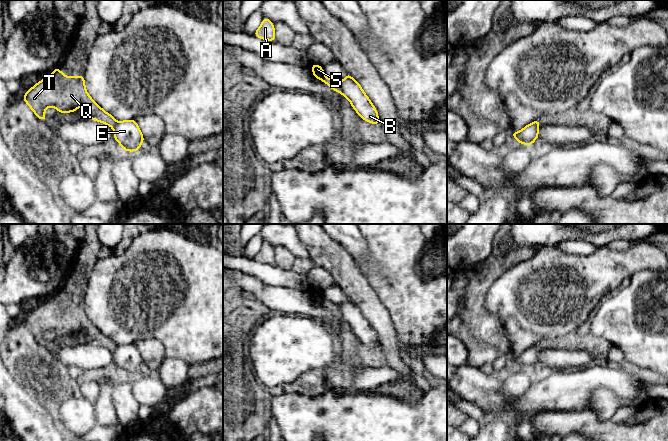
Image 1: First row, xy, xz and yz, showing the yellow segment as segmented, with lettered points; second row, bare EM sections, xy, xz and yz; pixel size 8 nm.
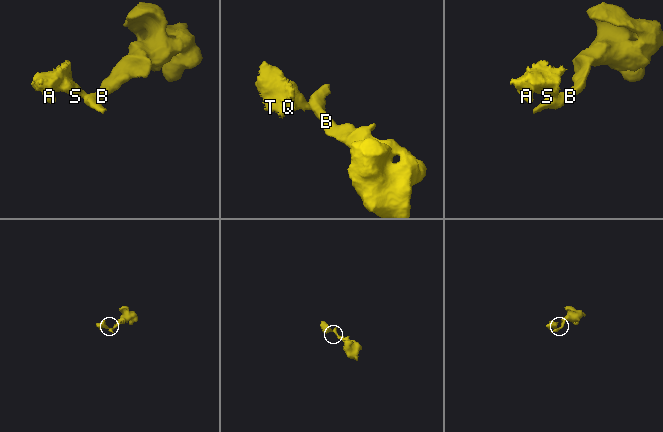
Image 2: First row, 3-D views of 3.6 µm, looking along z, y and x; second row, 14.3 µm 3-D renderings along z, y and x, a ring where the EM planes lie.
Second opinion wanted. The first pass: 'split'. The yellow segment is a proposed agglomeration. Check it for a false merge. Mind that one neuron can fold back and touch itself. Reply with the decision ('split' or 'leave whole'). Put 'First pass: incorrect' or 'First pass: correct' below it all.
split
First pass: correct

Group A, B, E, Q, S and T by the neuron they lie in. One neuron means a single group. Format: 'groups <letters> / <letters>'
groups A Q S T / B E

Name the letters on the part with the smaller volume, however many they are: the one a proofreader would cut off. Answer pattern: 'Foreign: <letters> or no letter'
Foreign: A, Q, S, T

